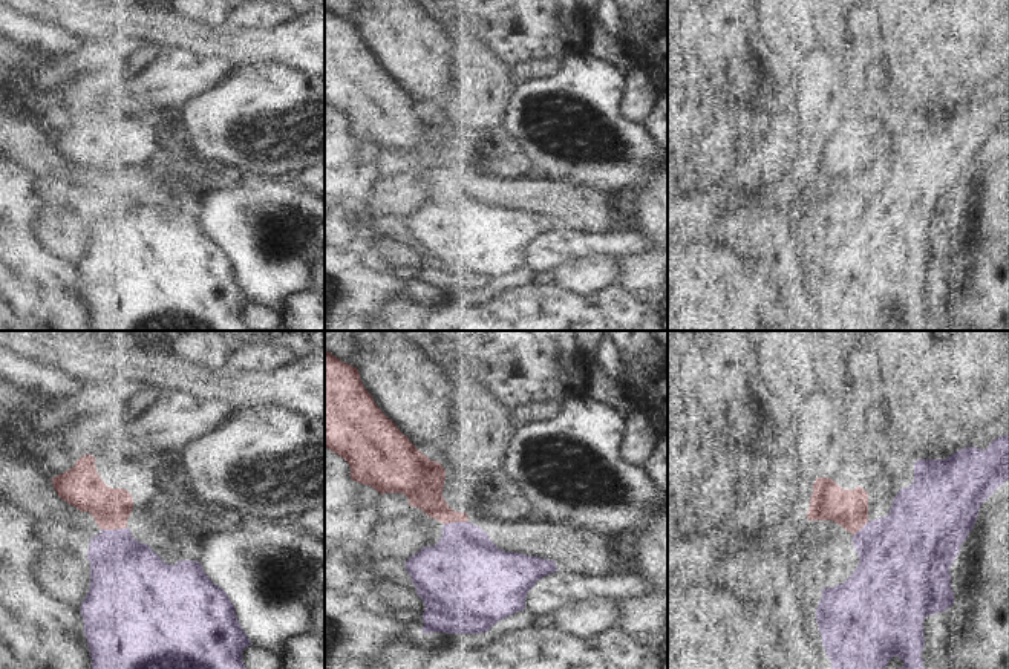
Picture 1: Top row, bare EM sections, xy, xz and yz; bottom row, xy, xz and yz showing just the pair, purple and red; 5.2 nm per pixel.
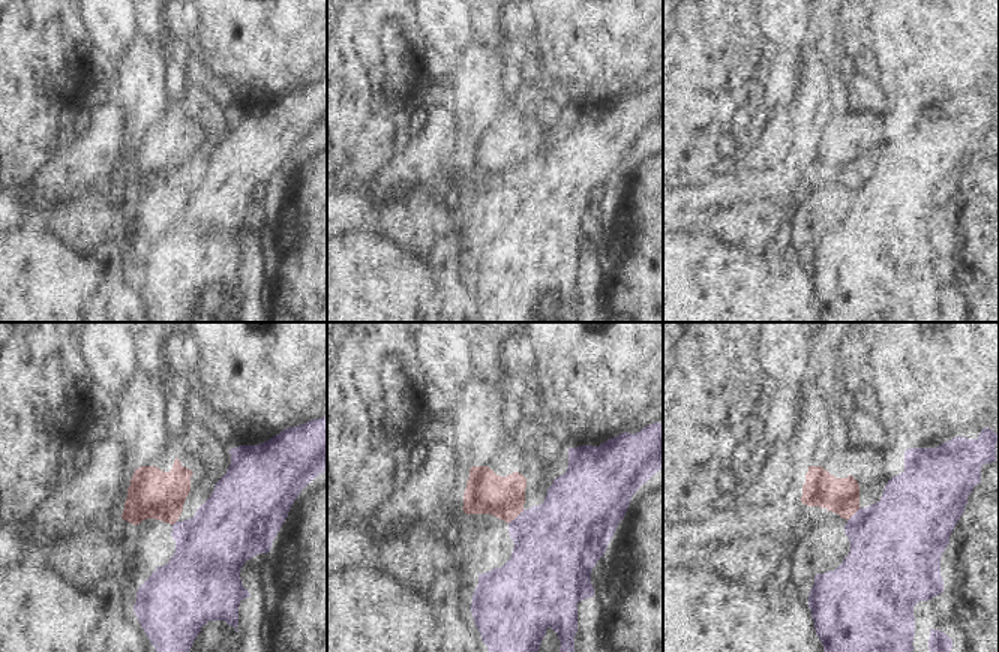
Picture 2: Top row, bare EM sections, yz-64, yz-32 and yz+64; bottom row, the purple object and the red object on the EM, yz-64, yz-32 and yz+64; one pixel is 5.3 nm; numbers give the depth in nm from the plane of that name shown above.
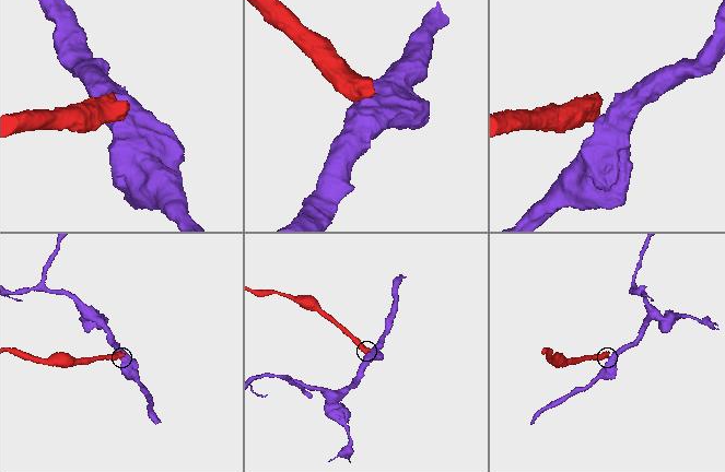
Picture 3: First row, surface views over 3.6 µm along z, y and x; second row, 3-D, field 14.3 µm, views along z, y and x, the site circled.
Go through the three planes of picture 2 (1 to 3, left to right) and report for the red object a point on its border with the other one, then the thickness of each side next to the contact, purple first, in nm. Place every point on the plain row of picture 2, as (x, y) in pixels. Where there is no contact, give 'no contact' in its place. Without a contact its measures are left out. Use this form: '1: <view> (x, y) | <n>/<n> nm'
1: yz-64 (174, 188) | 380/260 nm
2: yz-32 (518, 180) | 440/220 nm
3: yz+64 (854, 179) | 440/190 nm

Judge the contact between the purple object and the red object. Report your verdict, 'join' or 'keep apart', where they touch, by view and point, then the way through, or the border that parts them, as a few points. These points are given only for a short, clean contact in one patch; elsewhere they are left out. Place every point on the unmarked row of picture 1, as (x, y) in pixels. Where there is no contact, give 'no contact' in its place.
keep apart; contact xy (114, 187)

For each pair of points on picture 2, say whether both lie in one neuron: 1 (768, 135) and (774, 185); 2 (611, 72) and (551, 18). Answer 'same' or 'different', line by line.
1: different
2: same

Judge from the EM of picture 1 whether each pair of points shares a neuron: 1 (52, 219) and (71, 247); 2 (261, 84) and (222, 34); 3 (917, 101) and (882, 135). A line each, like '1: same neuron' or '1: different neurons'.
1: same neuron
2: different neurons
3: different neurons

